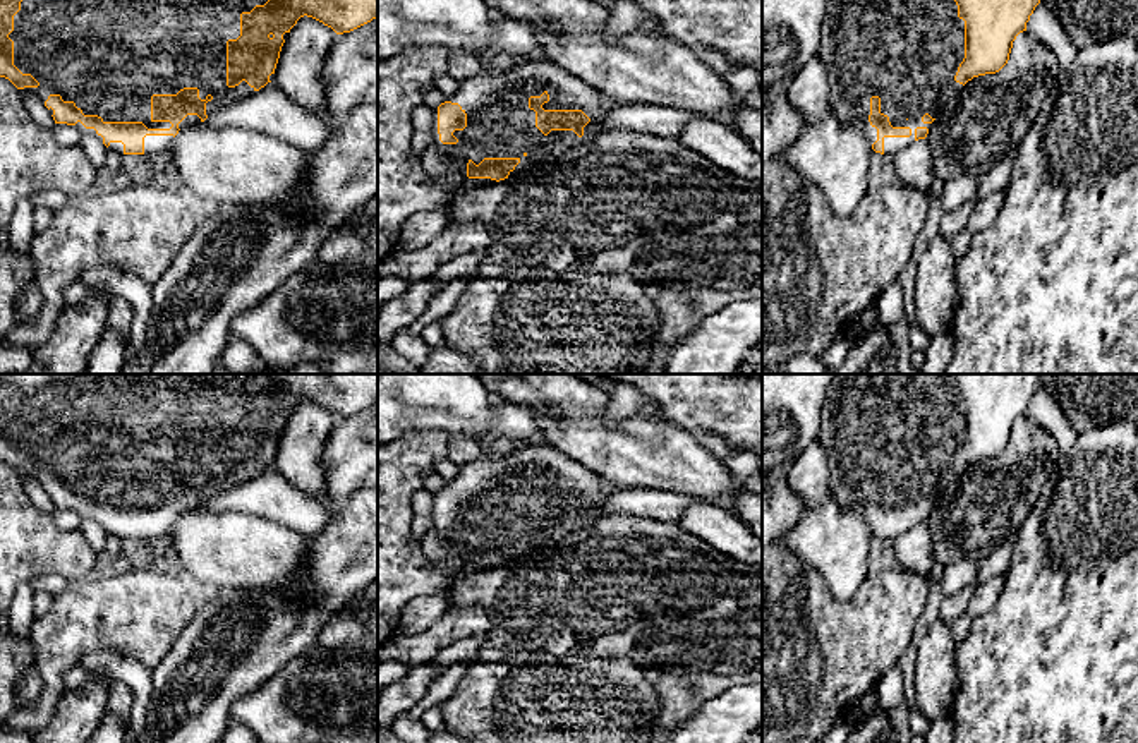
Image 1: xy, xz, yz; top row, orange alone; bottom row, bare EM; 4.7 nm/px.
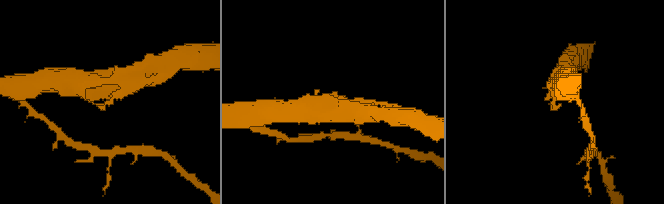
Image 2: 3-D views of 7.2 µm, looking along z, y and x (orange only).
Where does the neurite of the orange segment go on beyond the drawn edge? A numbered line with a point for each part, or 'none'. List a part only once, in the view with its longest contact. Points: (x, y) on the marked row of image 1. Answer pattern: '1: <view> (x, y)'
1: xy (108, 57)

